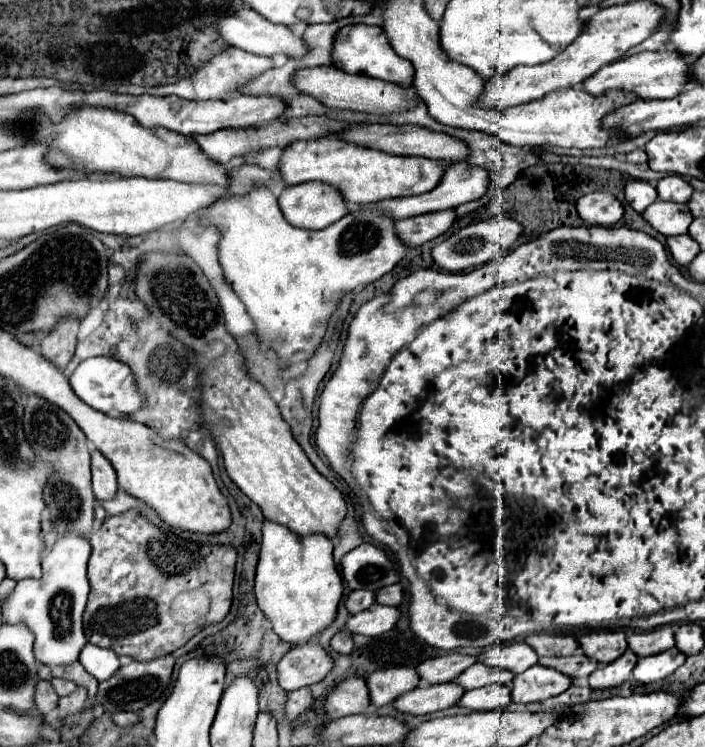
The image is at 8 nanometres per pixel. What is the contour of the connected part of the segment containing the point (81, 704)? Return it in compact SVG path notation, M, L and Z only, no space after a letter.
M77 687L73 693L59 699L59 707L67 709L71 715L85 709L85 705L87 705L87 689L85 687Z

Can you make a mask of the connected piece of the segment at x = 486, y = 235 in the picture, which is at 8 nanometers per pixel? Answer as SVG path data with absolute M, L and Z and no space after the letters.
M487 219L455 231L451 237L447 237L445 241L441 241L431 249L431 257L445 271L465 271L503 255L519 235L521 235L521 225L513 219Z

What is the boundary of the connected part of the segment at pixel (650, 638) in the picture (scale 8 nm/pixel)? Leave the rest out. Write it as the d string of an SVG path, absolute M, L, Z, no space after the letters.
M669 625L657 627L649 633L631 633L627 637L627 645L637 657L649 657L675 647L675 633Z

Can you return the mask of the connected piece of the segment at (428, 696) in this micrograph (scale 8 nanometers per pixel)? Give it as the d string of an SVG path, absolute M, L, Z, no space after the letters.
M455 683L441 685L419 685L409 693L403 693L393 701L399 713L407 715L429 715L455 705L465 691Z

